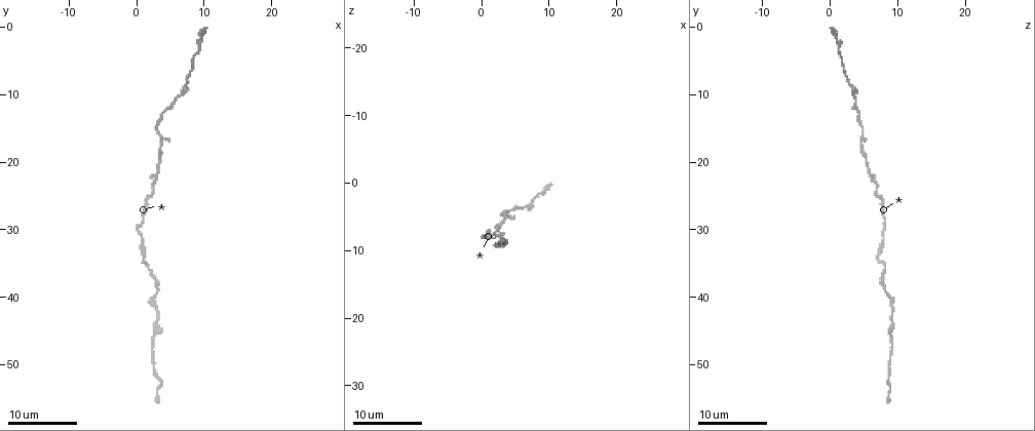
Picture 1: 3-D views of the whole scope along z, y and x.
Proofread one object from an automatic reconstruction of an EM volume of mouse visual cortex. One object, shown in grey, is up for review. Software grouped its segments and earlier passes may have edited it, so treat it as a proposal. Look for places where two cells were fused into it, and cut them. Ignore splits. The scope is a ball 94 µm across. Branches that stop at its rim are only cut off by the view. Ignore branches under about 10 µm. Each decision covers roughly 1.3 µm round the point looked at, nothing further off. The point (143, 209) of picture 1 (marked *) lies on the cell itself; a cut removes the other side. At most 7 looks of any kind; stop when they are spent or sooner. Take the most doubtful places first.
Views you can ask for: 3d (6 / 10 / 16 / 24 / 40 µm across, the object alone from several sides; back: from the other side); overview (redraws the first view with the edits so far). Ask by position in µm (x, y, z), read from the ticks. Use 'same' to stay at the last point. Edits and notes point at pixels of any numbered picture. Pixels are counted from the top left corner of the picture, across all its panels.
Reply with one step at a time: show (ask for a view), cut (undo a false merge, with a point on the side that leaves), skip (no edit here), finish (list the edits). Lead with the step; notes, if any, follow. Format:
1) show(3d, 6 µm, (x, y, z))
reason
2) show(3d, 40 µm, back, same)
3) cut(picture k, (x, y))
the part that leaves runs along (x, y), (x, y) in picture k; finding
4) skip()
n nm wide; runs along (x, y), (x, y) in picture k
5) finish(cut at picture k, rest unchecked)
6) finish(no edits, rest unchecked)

show(3d, 16 µm, (3.0, 46.0, 9.0))
thick turns thin

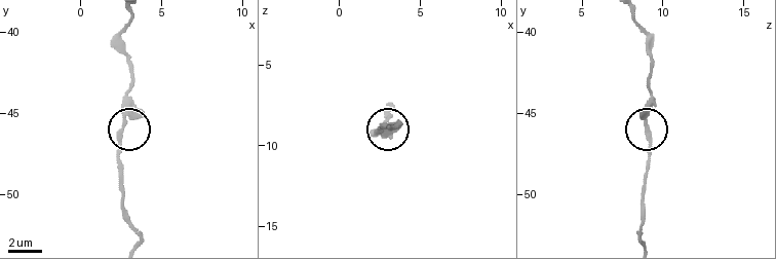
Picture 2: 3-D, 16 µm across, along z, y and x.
show(3d, 6 µm, (2.6, 45.7, 8.9))

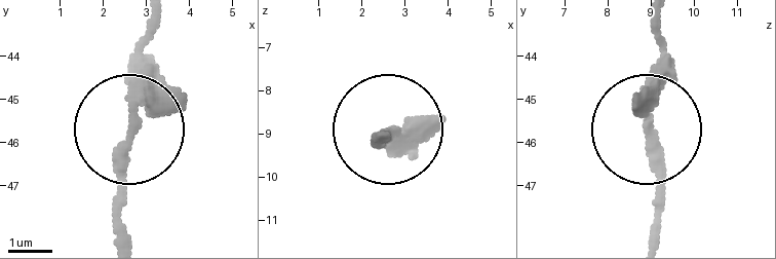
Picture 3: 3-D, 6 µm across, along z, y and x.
skip()
runs along (149, 19), (116, 239) in picture 3; continuous, no second cell

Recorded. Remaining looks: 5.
show(3d, 16 µm, (3.5, 15.5, 5.0))
three arms meet

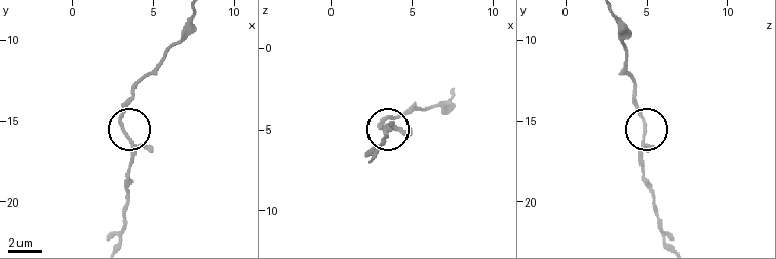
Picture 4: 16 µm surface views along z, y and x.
show(3d, 10 µm, (3.4, 15.6, 4.8))
zoom in

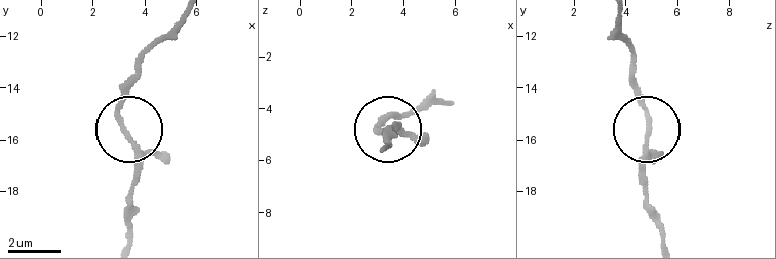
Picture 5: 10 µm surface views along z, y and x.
skip()
3 arms; runs along (127, 238), (133, 152), (120, 113), (133, 62) in picture 5; one cell here

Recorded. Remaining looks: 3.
show(3d, 16 µm, (1.5, 34.5, 7.0))
three-way junction

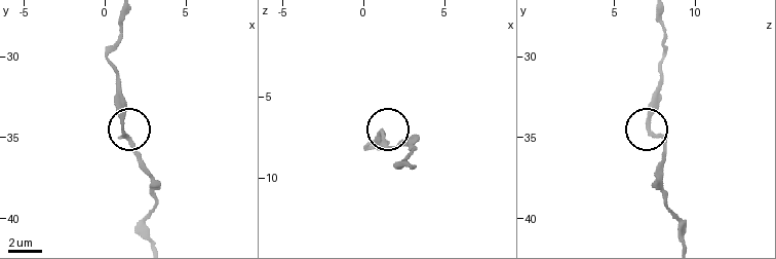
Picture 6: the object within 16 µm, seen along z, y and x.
show(3d, 10 µm, (1.2, 34.5, 7.3))
closer look

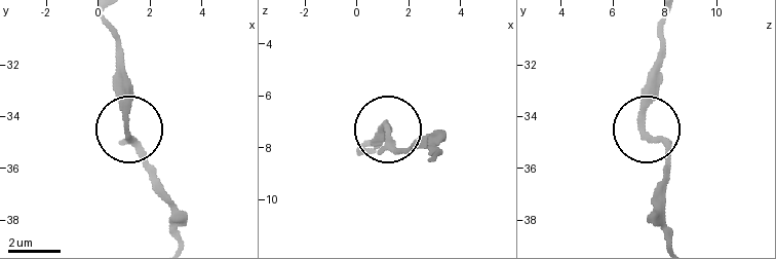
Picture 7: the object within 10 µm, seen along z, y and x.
skip()
3 arms; runs along (663, 22), (663, 74), (643, 120), (667, 154), (669, 172) in picture 7; one cell here

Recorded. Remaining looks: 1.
finish(no edits, rest unchecked)

